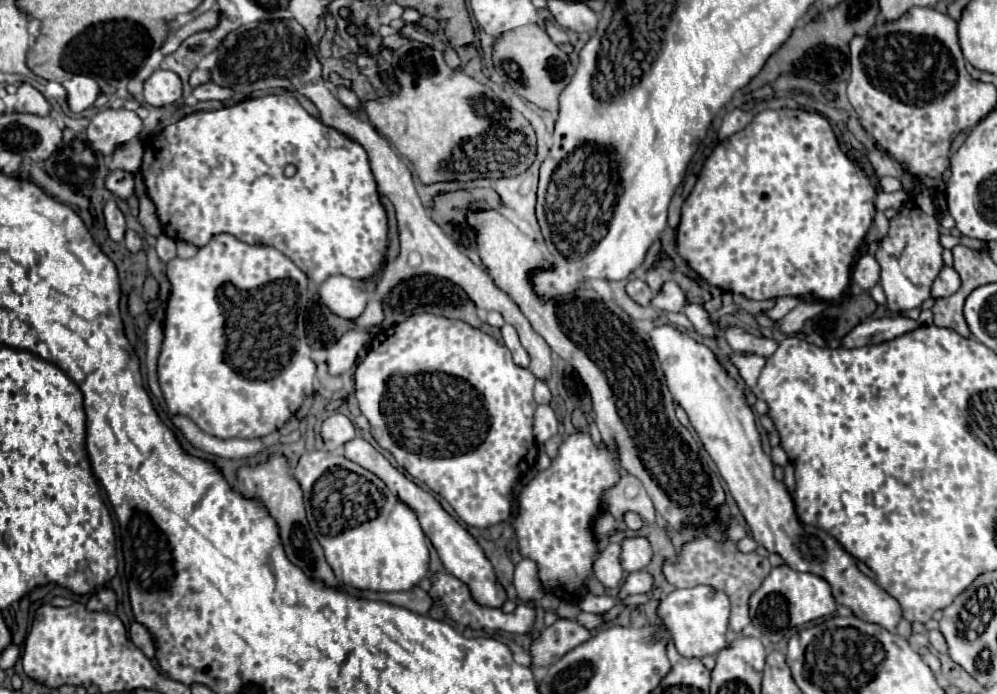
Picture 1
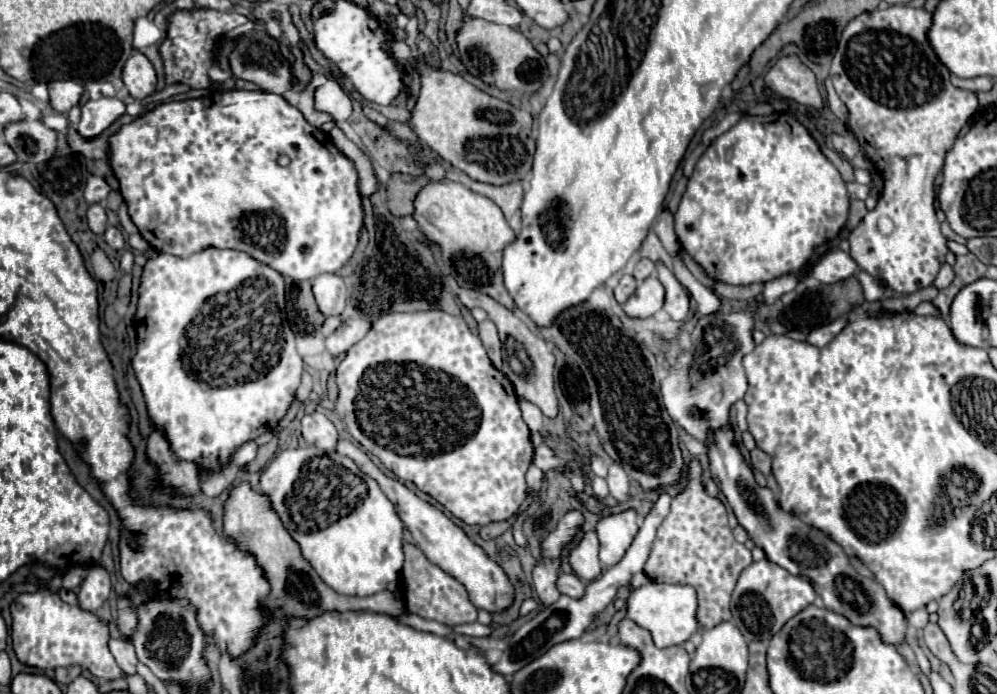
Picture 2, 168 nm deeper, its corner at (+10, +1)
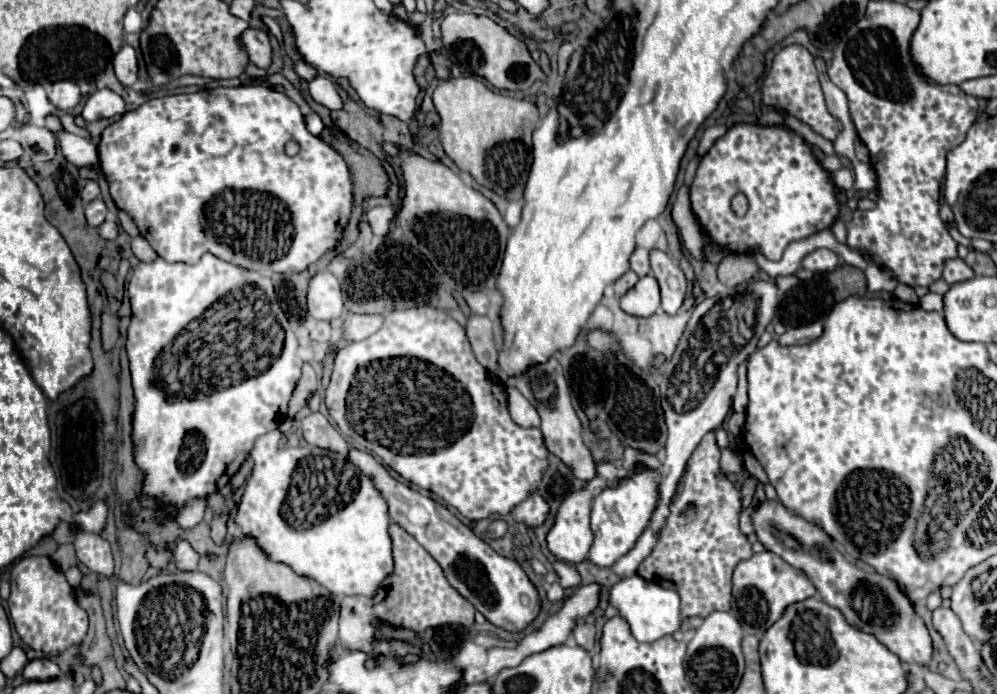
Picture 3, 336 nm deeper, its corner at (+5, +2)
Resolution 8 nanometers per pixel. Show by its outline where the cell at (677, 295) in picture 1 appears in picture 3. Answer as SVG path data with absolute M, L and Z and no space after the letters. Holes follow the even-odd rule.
M652 274L642 276L634 288L620 298L620 308L632 316L652 316L660 306L660 288Z

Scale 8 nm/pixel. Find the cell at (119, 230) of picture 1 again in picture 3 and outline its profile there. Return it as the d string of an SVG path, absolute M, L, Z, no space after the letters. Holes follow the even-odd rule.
M96 198L86 206L86 220L92 228L98 228L106 220L106 204L102 198Z

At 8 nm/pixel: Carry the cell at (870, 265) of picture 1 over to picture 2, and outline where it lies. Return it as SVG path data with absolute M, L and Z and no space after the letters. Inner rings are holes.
M833 249L825 253L809 271L811 277L823 281L823 283L839 283L849 277L853 277L859 271L859 265L853 261L853 257L841 249Z

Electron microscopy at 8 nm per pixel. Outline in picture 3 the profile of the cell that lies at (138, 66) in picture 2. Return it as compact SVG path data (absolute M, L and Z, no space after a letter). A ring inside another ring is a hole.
M124 44L120 52L112 58L112 66L114 66L116 78L124 86L132 86L138 80L138 60L136 60L136 52L132 46Z

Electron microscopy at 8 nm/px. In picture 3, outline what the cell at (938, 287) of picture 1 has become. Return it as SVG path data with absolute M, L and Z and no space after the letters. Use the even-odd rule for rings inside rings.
M952 258L946 262L944 266L944 278L948 284L958 284L958 282L964 282L964 280L970 280L974 278L974 270L960 258Z

